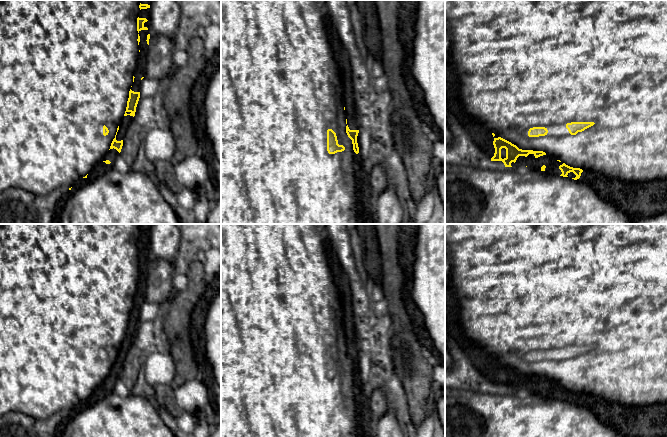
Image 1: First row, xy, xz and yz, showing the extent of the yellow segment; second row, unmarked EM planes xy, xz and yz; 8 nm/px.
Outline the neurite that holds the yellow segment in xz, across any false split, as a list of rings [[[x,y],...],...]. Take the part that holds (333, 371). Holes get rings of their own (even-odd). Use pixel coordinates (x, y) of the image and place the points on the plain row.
[[[332,353],[327,354],[327,375],[329,378],[335,378],[345,374],[343,369],[338,368],[336,357]]]

